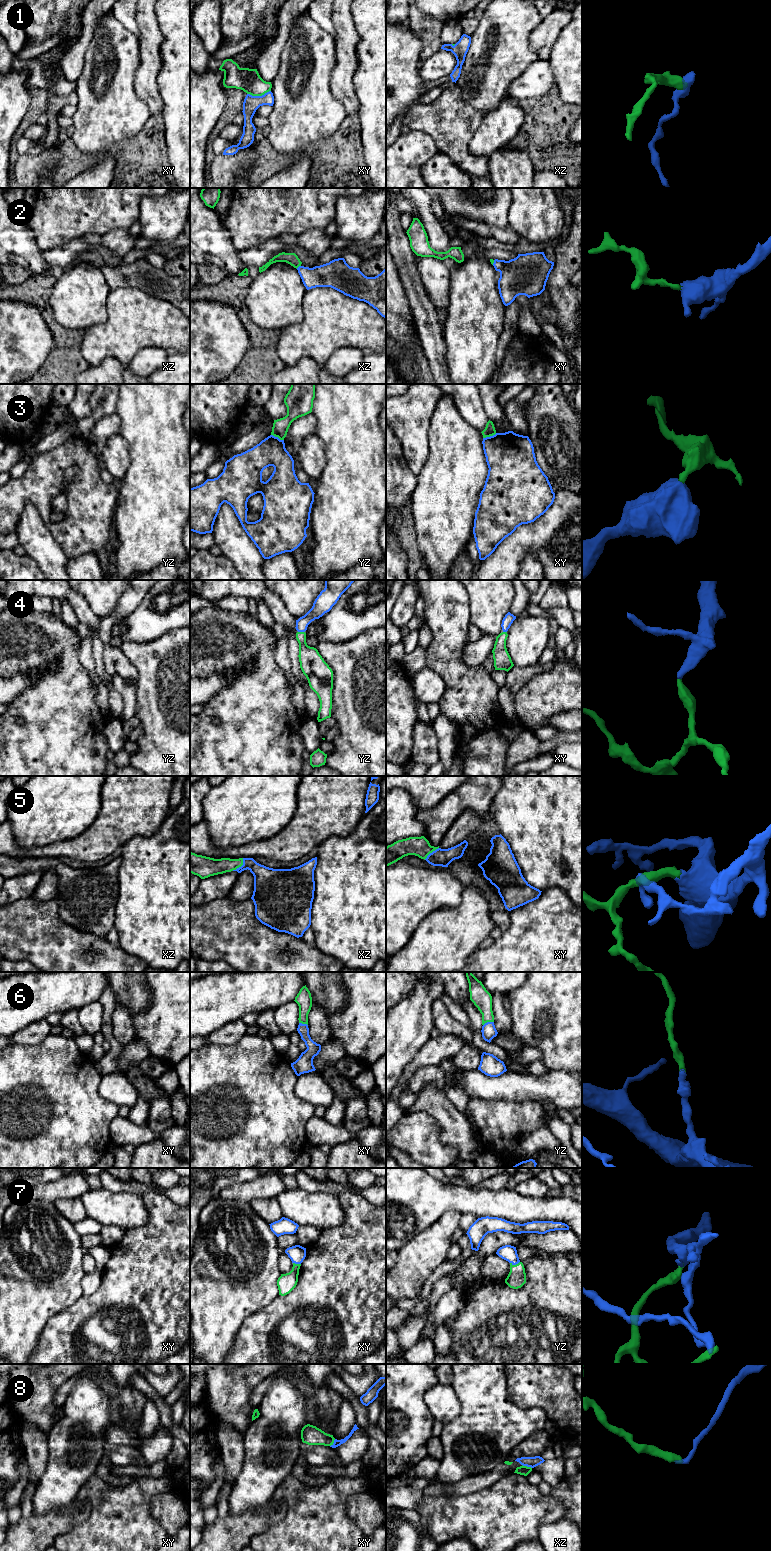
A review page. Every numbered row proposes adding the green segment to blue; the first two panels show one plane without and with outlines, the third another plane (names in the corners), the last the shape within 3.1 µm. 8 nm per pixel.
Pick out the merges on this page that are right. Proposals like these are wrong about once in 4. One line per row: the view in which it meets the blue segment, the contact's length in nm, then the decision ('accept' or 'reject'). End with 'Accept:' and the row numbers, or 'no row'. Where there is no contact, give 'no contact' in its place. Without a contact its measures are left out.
1: meets blue in xy; contact 190 nm long; accept
2: meets blue in xz; contact 50 nm long; accept
3: meets blue in xy; contact 120 nm long; reject
4: meets blue in yz; contact 60 nm long; accept
5: meets blue in xz; contact 140 nm long; accept
6: meets blue in yz; contact 90 nm long; accept
7: meets blue in yz; contact 80 nm long; accept
8: meets blue in xz; contact 90 nm long; reject
Accept: 1, 2, 4, 5, 6, 7

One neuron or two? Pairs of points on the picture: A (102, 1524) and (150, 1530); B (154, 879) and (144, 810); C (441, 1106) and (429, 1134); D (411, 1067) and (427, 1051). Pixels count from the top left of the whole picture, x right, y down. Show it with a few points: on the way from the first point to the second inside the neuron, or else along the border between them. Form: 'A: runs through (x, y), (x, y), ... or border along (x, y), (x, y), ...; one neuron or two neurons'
A: runs through (114, 1530), (138, 1530); one neuron
B: border along (164, 820), (154, 834), (134, 836), (125, 843); two neurons
C: border along (413, 1112), (426, 1111), (435, 1120), (442, 1142); two neurons
D: runs through (415, 1063), (423, 1055); one neuron

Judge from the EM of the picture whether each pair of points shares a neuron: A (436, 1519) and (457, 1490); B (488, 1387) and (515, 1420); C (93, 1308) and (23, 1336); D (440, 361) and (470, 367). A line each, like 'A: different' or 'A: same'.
A: different
B: same
C: different
D: different

